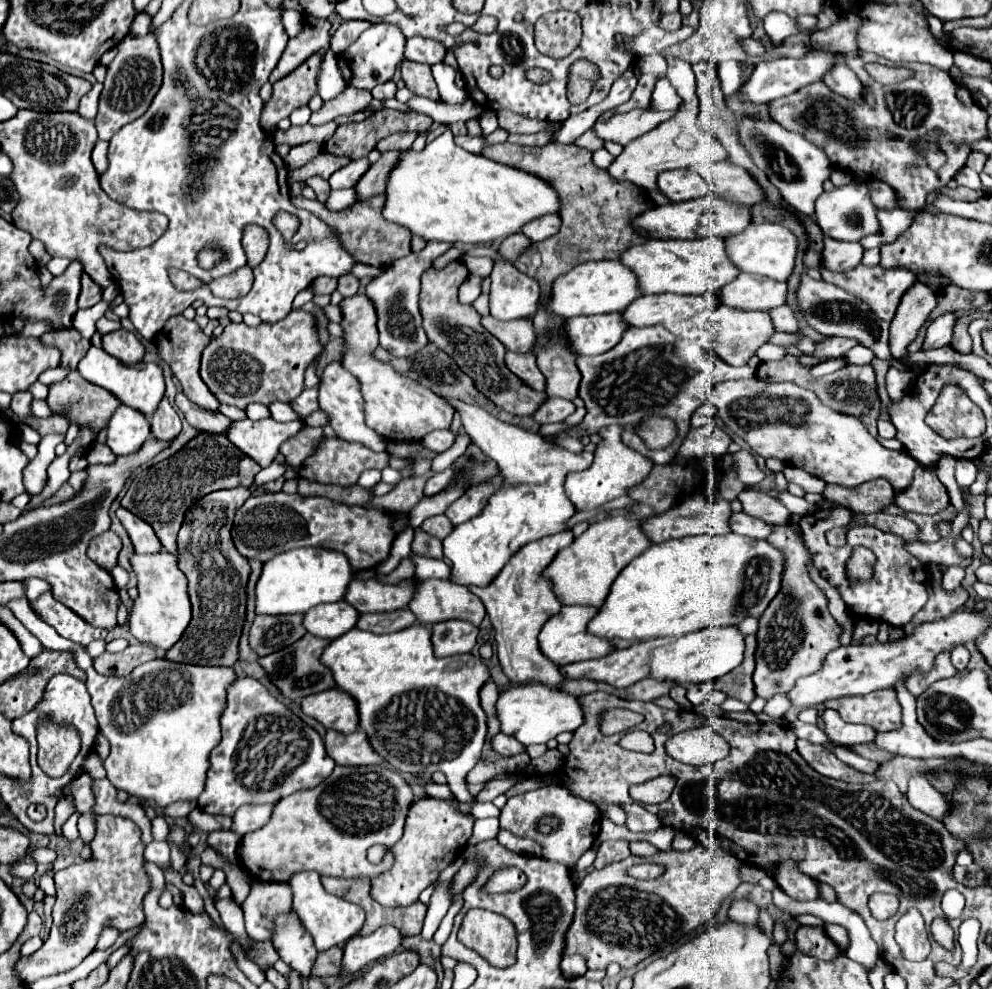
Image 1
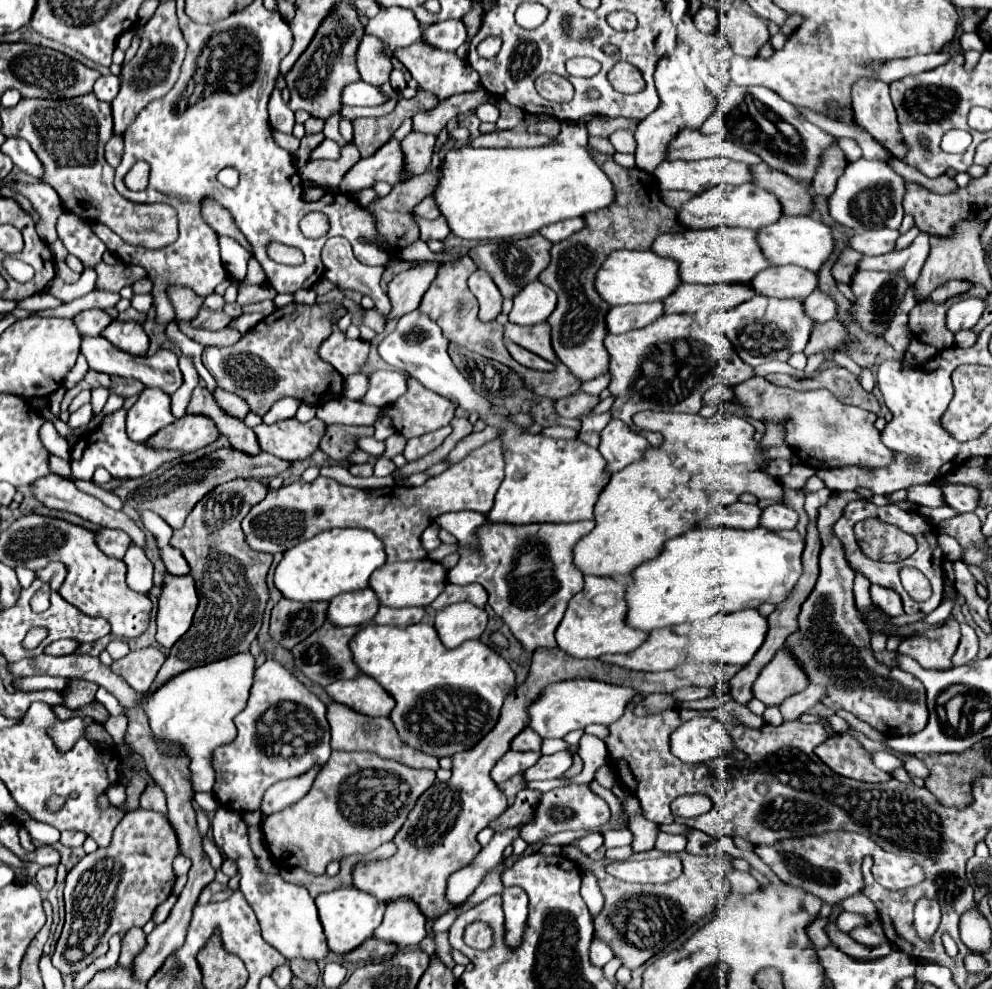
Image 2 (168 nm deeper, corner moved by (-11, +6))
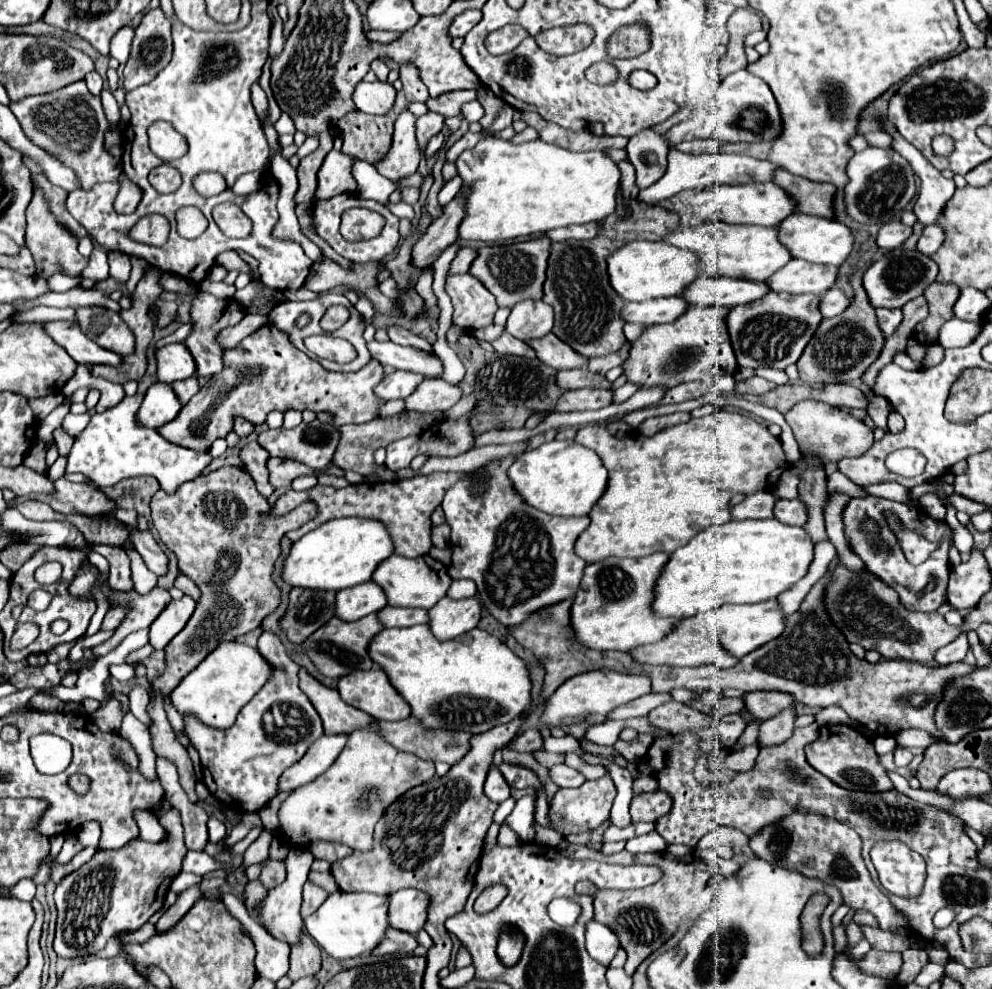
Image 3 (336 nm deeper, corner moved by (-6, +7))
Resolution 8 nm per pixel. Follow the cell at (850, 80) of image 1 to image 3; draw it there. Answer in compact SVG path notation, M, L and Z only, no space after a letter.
M887 125L885 131L893 137L893 149L897 153L901 153L903 157L907 157L907 161L915 169L917 177L921 179L921 191L919 191L919 197L917 197L915 207L913 207L919 223L923 223L923 225L935 223L943 215L943 209L945 209L947 201L955 193L953 179L945 179L923 157L923 153L919 149L915 149L911 143L907 143L907 141L903 141L903 137L899 137L899 133L893 125Z

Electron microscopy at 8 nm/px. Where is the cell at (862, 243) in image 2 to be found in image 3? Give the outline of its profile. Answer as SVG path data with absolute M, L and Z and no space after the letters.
M893 219L889 223L885 223L879 229L879 237L877 237L877 245L883 249L895 249L901 247L913 233L913 227L903 225L899 219Z

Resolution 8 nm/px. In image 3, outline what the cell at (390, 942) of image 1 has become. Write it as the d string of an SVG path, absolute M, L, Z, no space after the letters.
M401 889L391 895L389 925L407 933L417 933L427 921L429 895L419 889Z

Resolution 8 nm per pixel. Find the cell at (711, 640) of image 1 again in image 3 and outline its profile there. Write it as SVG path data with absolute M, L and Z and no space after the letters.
M769 599L769 601L761 601L761 603L753 603L753 605L723 605L723 607L715 609L715 613L721 623L719 639L723 641L725 649L731 651L731 655L735 655L739 659L743 655L759 649L761 645L777 639L785 629L785 615L783 615L777 599Z

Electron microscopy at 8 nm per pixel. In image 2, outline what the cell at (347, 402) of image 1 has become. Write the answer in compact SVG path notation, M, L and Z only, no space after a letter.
M376 370L368 374L368 392L360 398L368 406L386 406L406 390L406 374L398 370Z

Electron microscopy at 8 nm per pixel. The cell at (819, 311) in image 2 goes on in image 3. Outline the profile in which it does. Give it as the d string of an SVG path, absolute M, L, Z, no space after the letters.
M833 287L825 293L825 297L821 299L821 309L823 309L823 317L837 317L841 315L849 305L851 305L853 297L847 297L839 287Z

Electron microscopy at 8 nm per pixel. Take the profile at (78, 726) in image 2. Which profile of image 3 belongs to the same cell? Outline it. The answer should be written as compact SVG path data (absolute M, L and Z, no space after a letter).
M51 733L35 735L31 739L31 751L37 751L33 761L41 773L61 773L71 763L69 741Z

